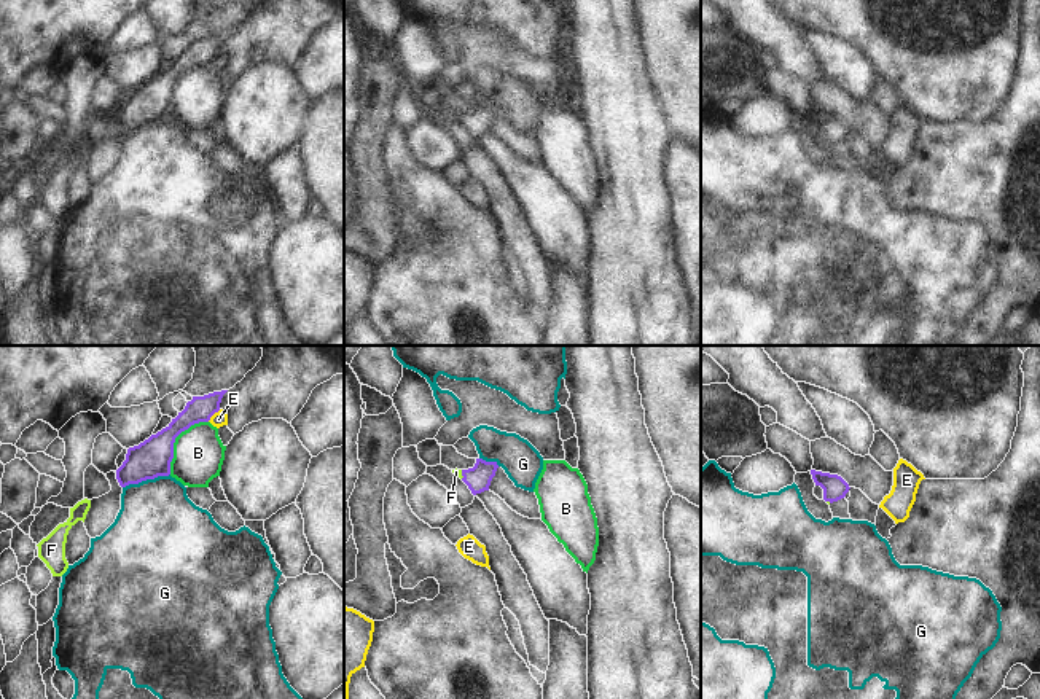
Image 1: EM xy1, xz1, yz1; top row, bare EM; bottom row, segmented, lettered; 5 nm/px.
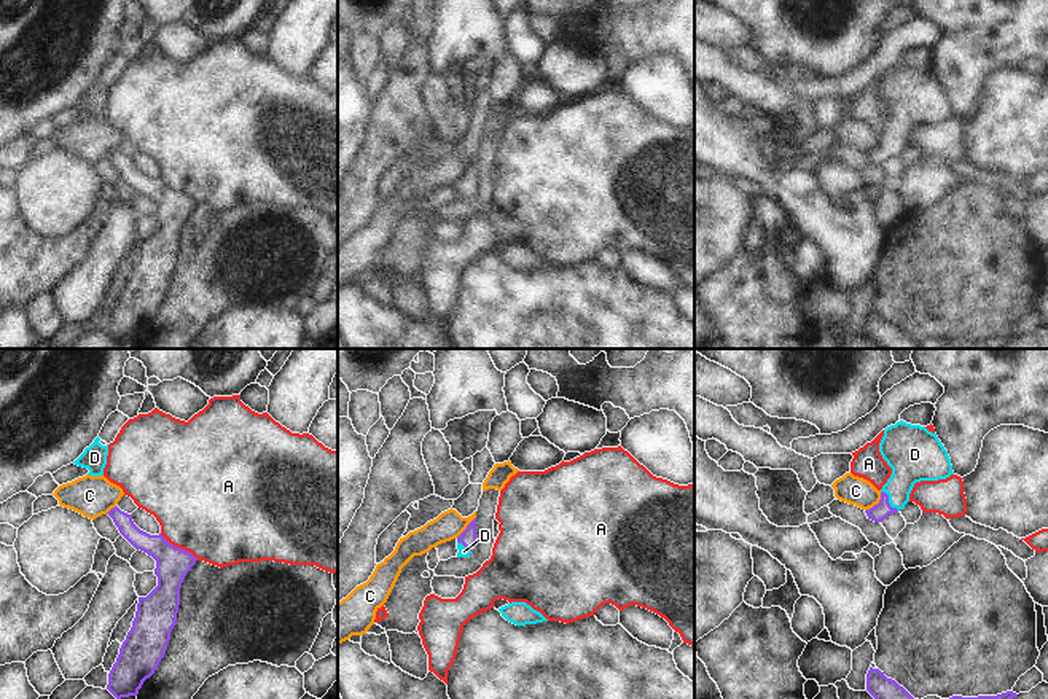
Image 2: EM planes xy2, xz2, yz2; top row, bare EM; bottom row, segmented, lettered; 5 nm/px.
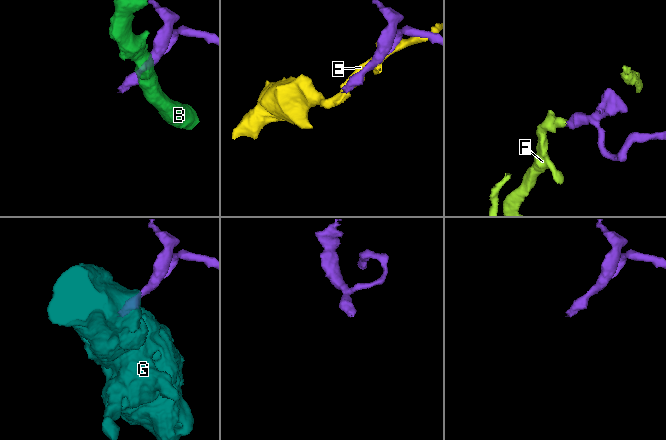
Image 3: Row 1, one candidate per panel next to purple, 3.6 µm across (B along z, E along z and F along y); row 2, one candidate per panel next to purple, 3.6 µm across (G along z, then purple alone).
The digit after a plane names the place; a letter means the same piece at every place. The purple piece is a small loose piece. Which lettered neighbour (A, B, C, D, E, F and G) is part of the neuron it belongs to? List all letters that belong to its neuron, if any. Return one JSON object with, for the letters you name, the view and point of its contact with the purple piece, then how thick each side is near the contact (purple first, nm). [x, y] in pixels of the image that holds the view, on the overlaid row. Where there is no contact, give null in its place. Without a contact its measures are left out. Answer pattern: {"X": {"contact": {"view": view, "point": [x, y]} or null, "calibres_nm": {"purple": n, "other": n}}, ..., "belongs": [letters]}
{"D": {"contact": {"view": "yz2", "point": [887, 502]}, "calibres_nm": {"purple": 90, "other": 220}}, "F": {"contact": {"view": "xz1", "point": [462, 475]}, "calibres_nm": {"purple": 130, "other": 40}}, "belongs": ["D", "F"]}

